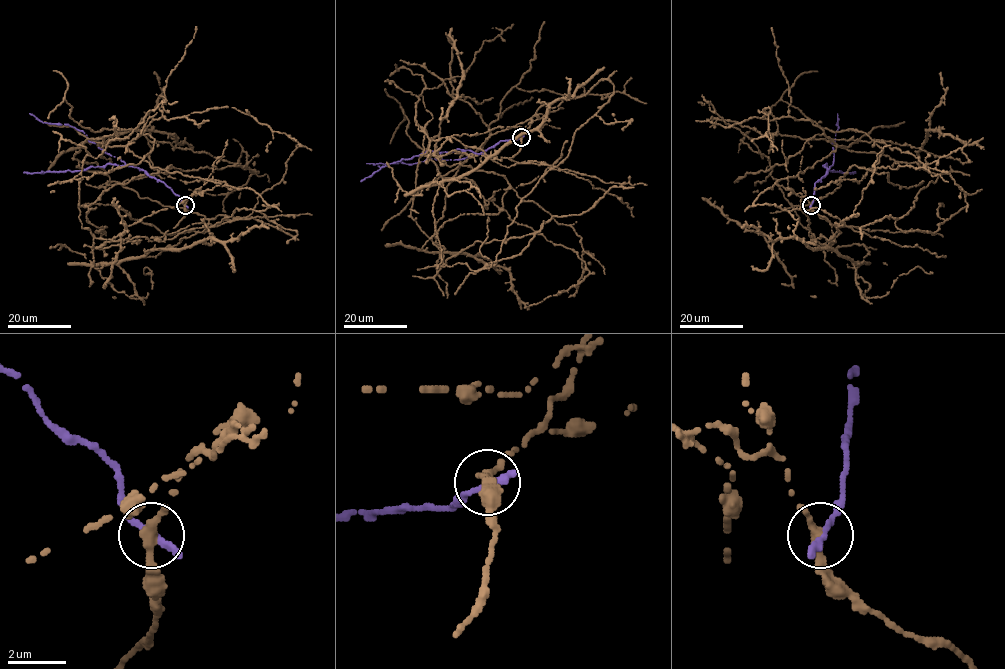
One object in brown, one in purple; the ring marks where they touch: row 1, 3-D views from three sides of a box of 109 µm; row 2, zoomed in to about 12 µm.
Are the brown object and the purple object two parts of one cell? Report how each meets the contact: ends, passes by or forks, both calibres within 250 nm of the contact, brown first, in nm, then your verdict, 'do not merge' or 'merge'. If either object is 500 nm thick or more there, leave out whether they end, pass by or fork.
brown passes by | purple passes by | 320/220 nm | do not merge

